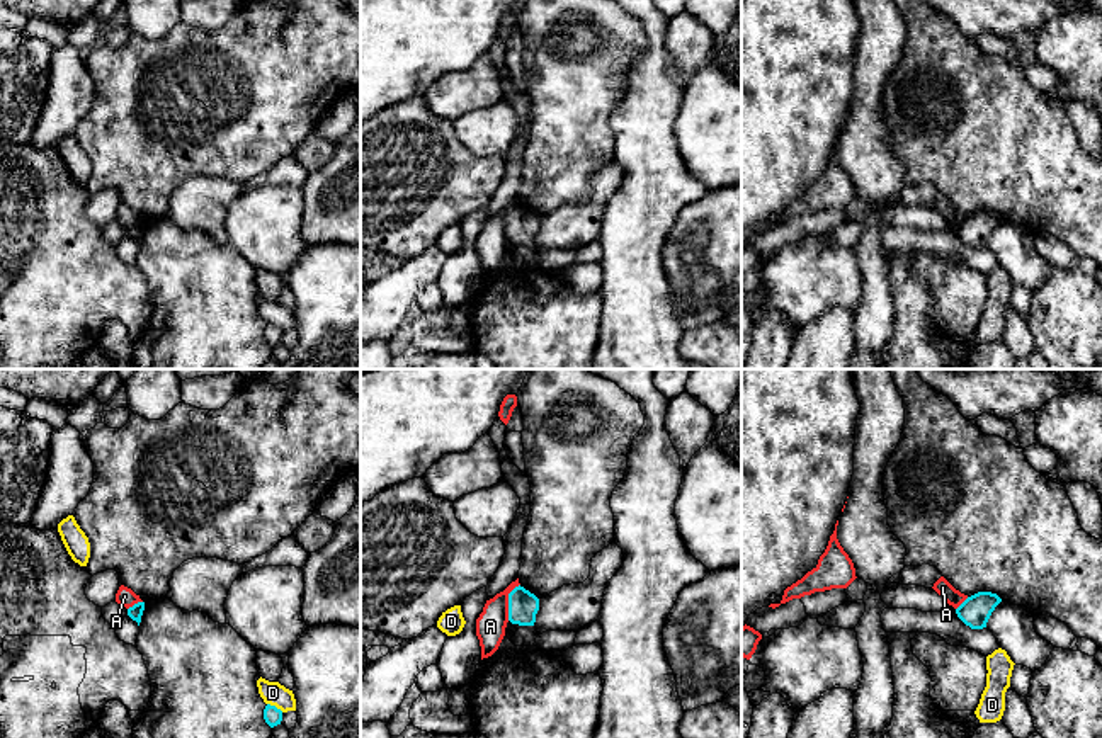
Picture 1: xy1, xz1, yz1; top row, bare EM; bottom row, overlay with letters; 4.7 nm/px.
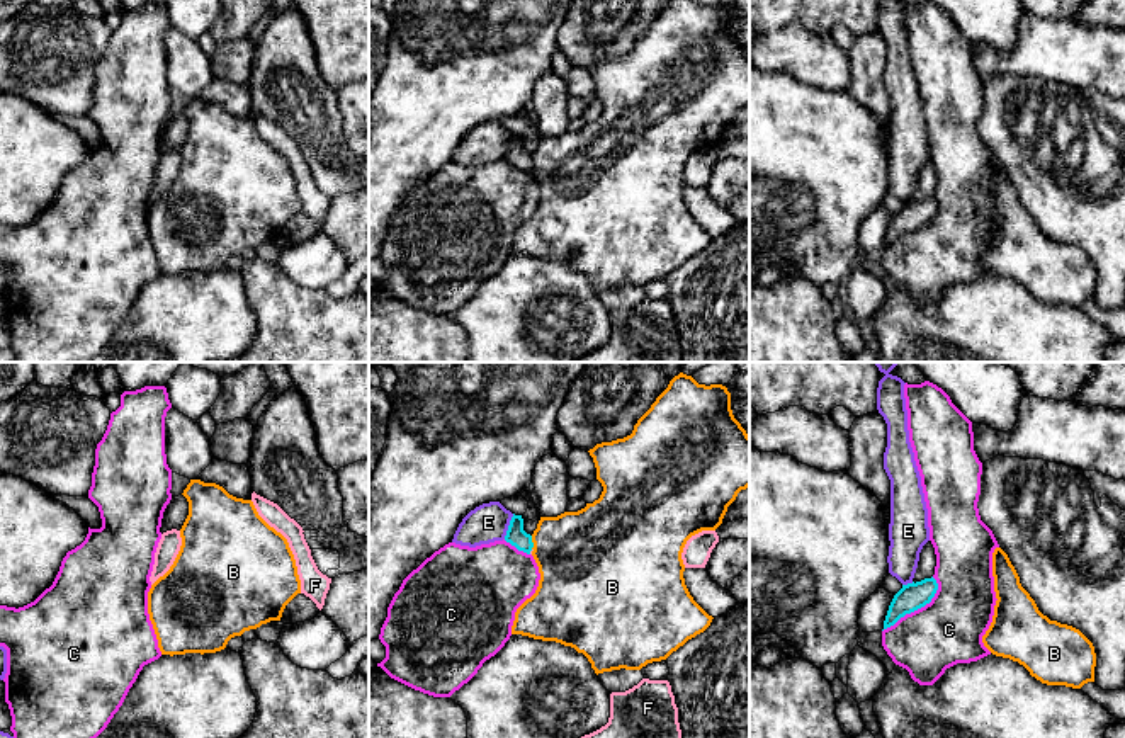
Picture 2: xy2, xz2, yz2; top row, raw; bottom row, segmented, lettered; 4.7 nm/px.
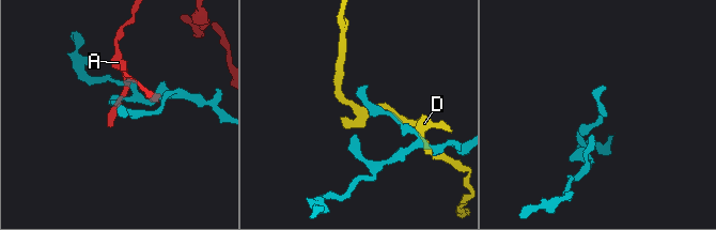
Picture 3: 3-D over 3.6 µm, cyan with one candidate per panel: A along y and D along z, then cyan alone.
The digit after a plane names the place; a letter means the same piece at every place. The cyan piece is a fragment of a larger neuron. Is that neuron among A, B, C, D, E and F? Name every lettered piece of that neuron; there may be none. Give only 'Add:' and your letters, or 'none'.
Add: F

